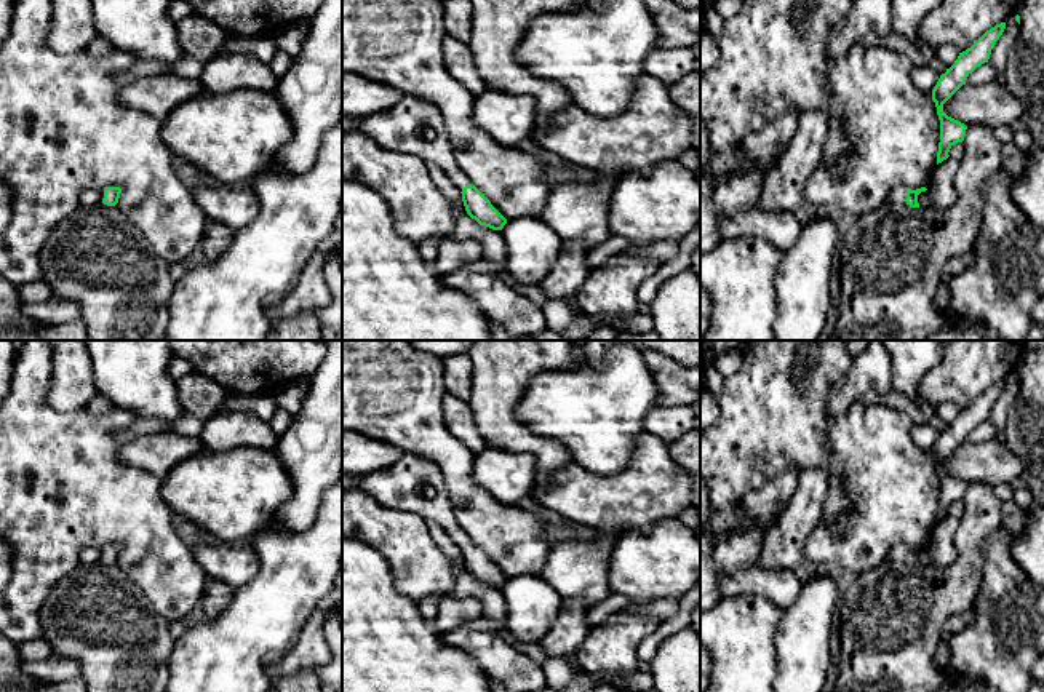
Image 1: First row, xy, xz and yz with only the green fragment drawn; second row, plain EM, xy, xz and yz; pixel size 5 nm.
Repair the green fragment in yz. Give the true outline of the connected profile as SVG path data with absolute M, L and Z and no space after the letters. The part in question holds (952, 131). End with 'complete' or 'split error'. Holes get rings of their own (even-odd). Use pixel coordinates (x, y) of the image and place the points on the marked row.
M1006 22L996 24L986 30L970 48L959 53L954 64L940 75L932 89L932 101L940 120L940 142L937 165L946 160L950 149L964 141L967 126L943 112L943 104L962 86L966 78L982 64L988 62L991 50L1002 35Z; complete

